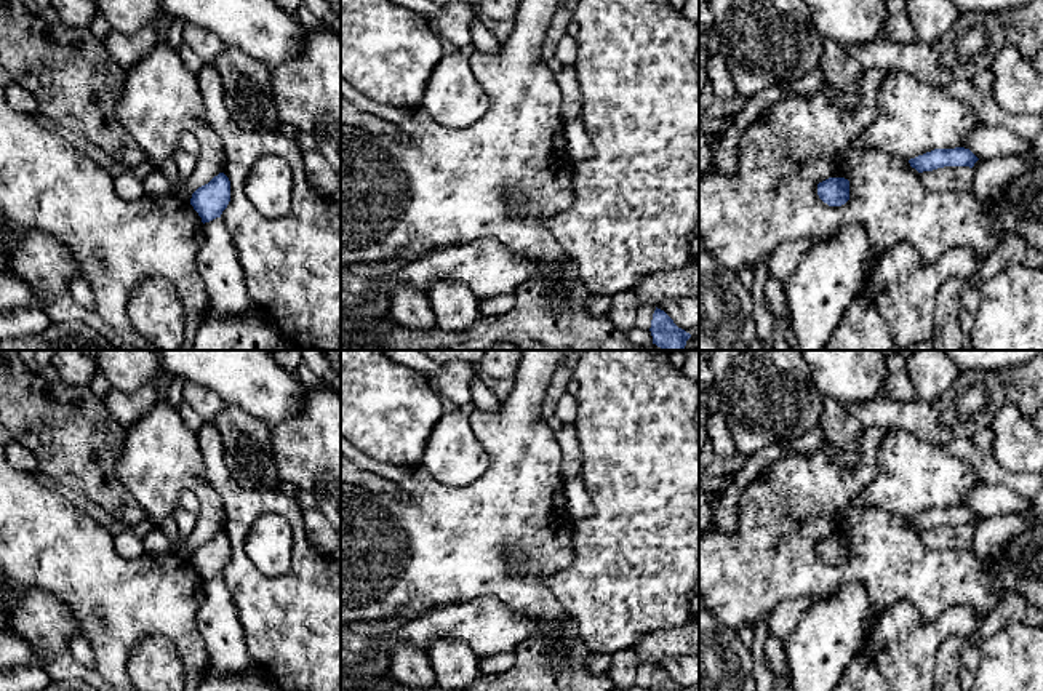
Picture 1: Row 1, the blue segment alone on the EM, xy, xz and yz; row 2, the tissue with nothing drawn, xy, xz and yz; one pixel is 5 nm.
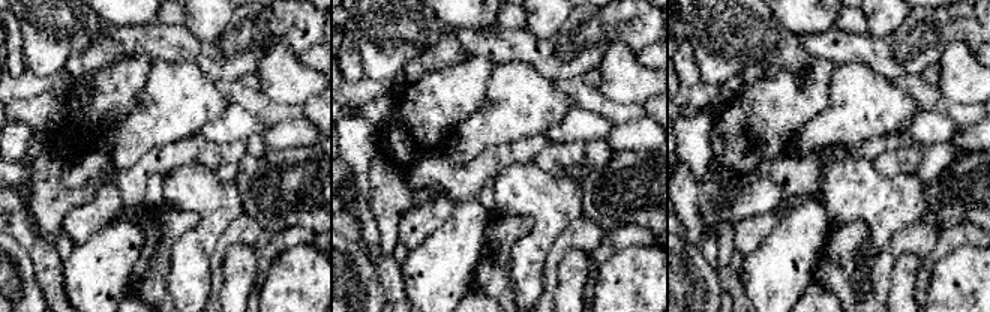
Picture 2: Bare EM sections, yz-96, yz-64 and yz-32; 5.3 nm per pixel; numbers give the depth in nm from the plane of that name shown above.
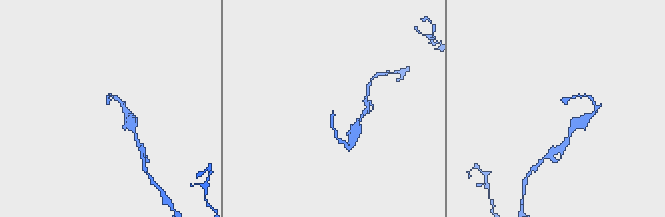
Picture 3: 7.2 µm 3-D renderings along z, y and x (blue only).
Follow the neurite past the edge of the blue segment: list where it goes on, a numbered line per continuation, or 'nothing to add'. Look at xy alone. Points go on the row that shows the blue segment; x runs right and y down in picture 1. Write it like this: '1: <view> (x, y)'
nothing to add

